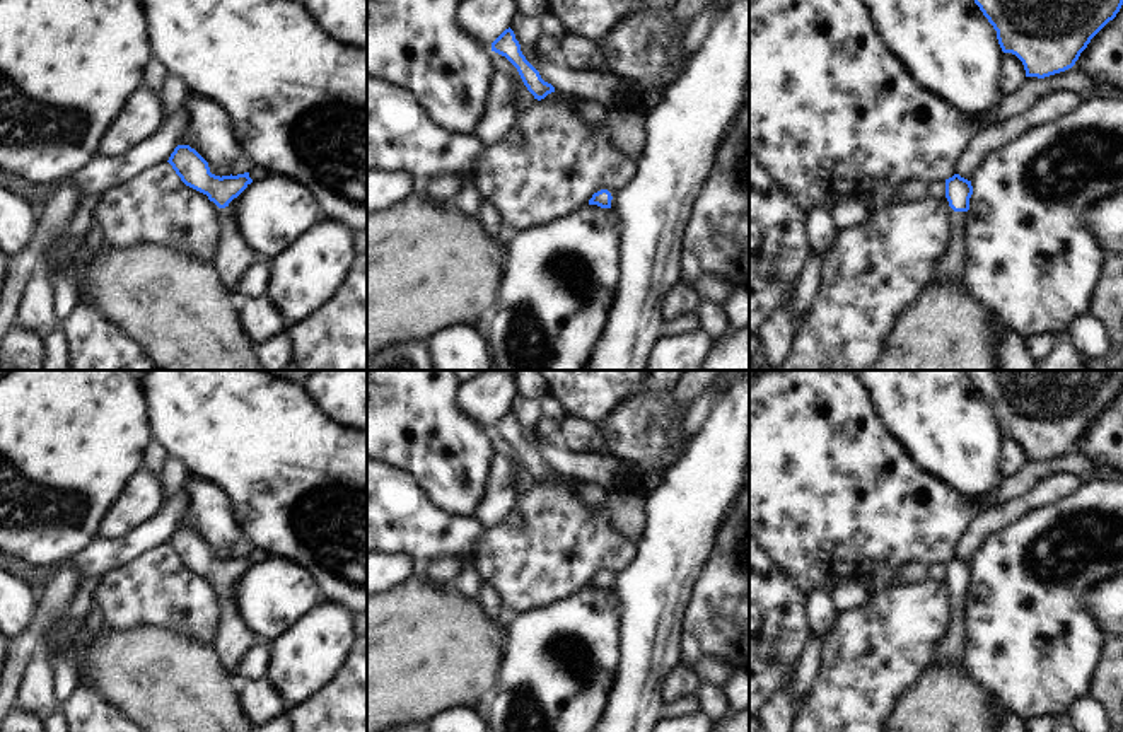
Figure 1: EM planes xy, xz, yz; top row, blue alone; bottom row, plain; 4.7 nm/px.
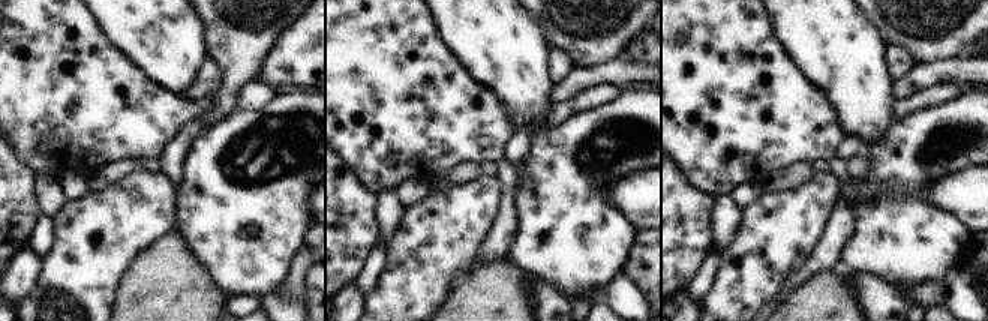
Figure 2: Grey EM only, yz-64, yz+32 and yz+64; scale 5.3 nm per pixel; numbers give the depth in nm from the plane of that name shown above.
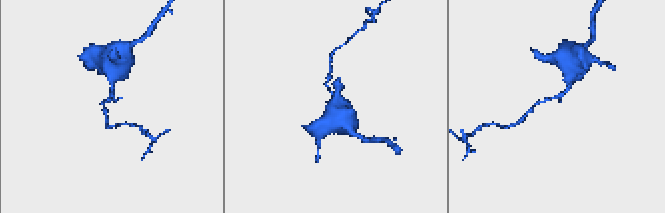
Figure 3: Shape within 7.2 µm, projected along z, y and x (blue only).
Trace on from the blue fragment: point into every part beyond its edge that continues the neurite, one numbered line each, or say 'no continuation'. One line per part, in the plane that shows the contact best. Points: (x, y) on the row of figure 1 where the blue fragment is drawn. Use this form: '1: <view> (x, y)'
1: yz (949, 267)

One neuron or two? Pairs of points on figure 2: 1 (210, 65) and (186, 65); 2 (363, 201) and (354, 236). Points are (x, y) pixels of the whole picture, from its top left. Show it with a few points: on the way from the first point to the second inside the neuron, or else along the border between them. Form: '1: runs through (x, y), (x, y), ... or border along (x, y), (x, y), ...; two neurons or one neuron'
1: border along (207, 56), (195, 81), (183, 95); two neurons
2: runs through (359, 210), (354, 227); one neuron

